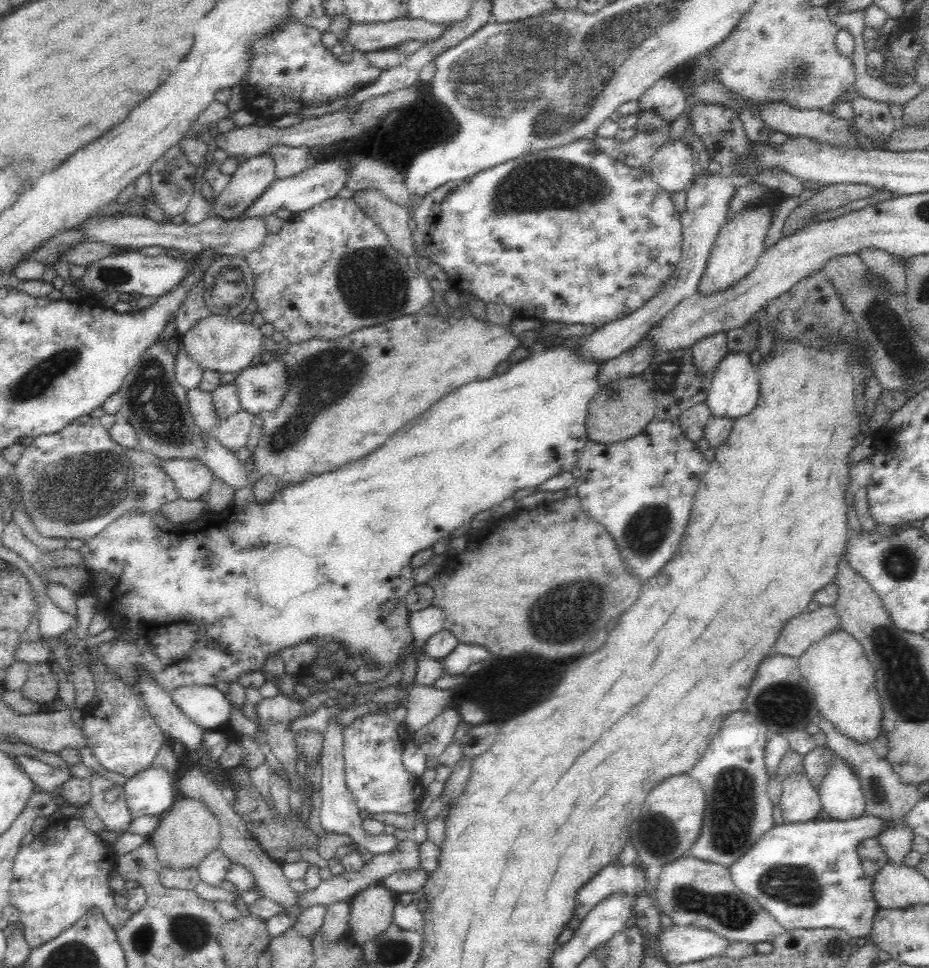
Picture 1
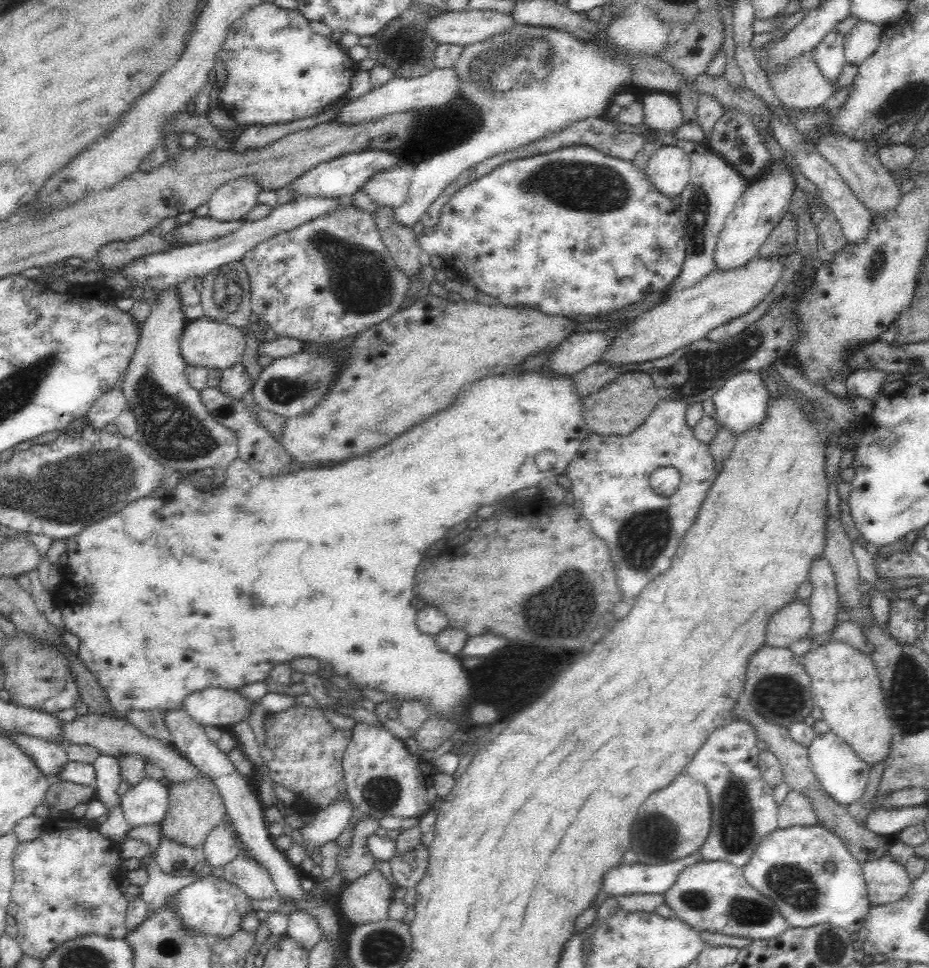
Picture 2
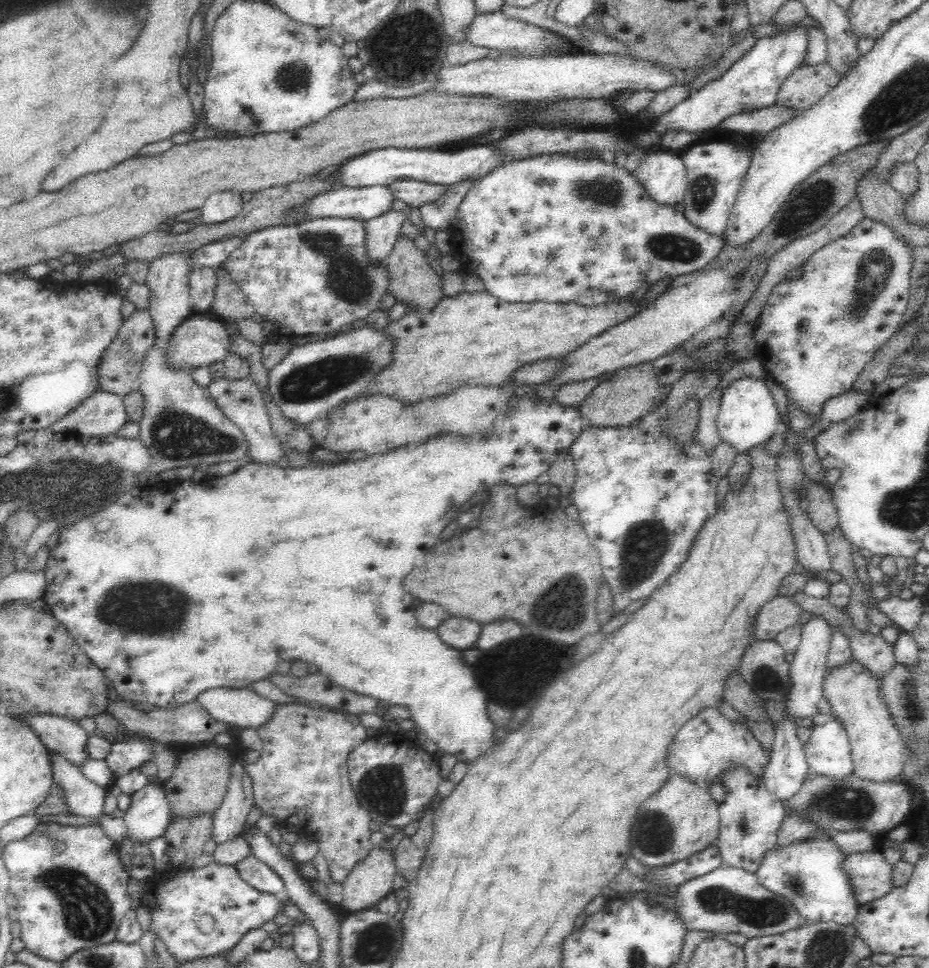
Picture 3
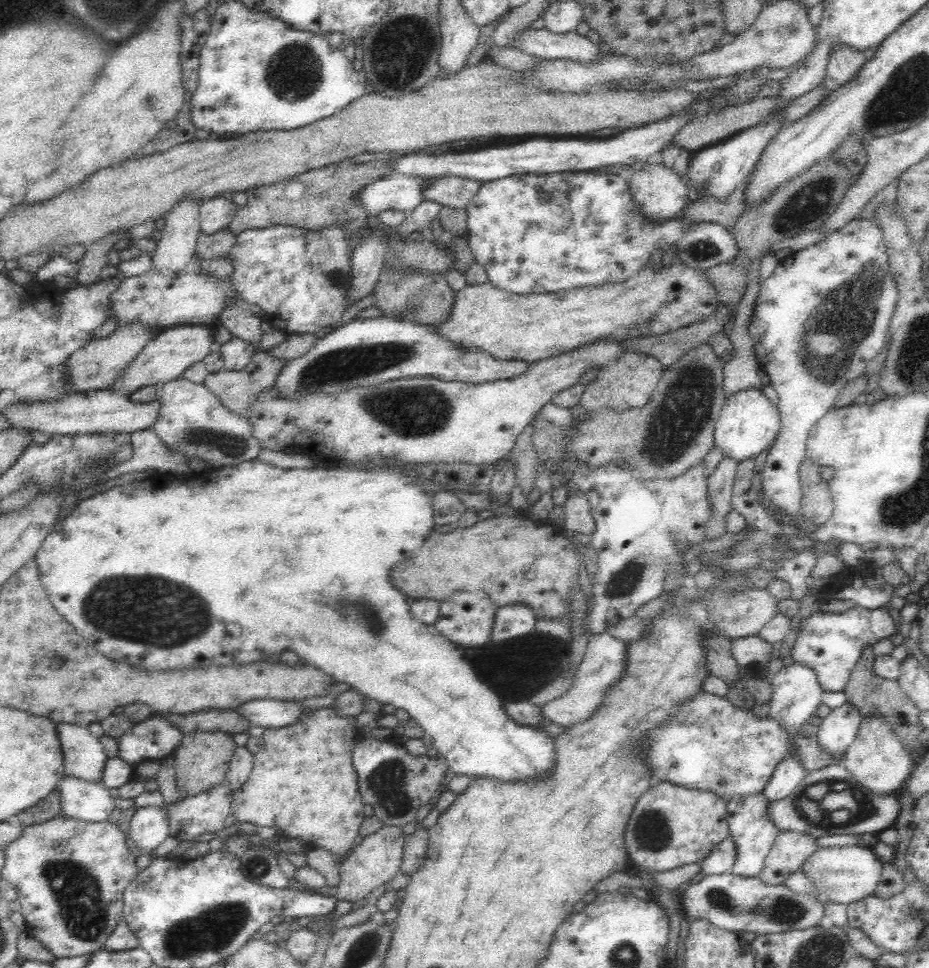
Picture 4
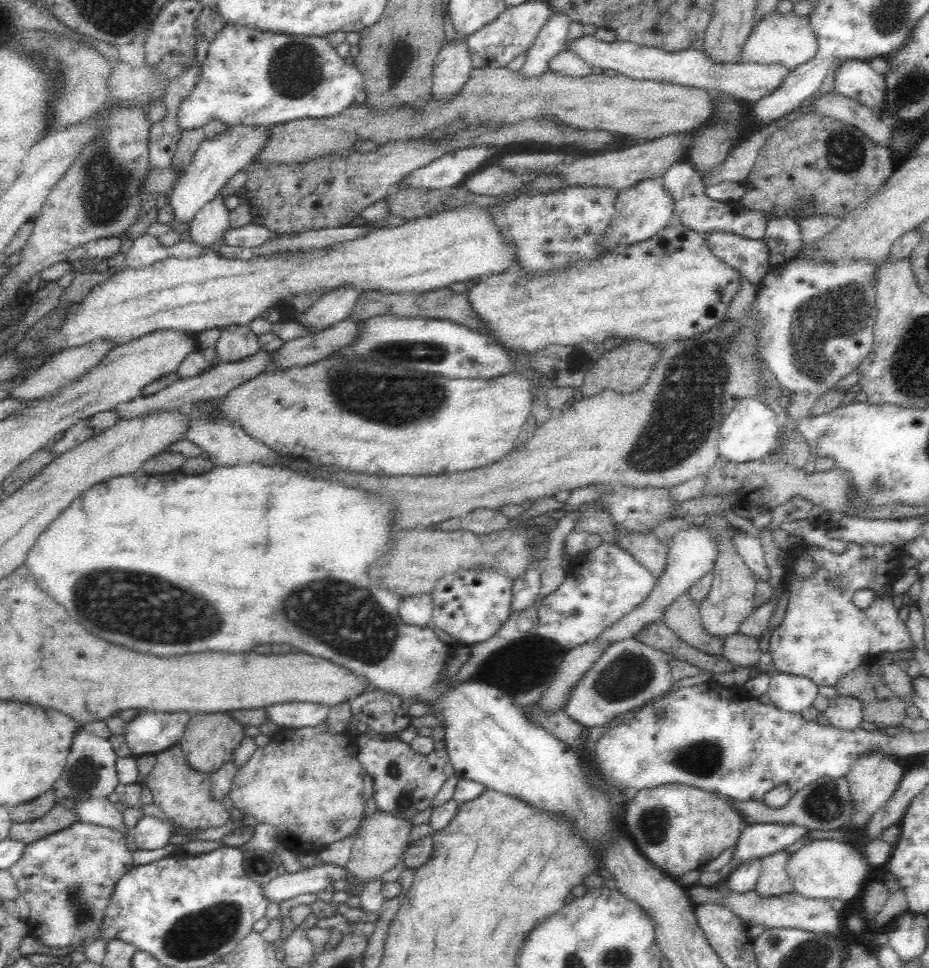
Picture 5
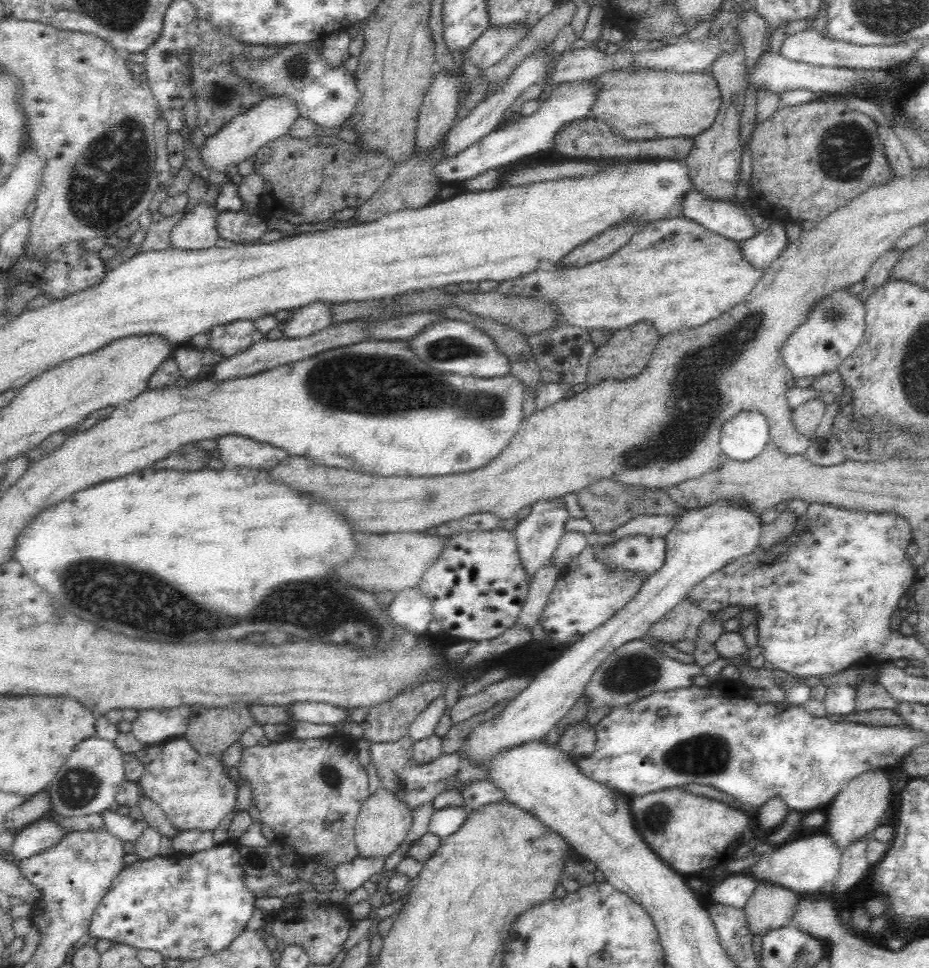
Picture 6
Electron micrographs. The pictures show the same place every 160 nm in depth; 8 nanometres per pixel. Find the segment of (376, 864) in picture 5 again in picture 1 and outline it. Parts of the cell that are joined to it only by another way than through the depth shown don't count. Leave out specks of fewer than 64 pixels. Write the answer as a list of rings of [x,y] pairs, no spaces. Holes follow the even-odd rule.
[[[383,884],[372,885],[355,894],[350,899],[349,920],[355,944],[361,948],[364,943],[378,939],[384,931],[387,931],[393,923],[395,904],[394,894]]]

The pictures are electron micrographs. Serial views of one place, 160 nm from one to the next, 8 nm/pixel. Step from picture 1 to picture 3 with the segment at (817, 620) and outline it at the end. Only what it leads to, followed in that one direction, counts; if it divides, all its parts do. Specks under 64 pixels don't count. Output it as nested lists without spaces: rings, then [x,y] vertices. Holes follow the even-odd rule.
[[[776,596],[774,600],[770,600],[770,602],[766,602],[766,604],[762,605],[759,608],[758,620],[756,620],[756,624],[754,628],[754,640],[758,641],[768,641],[775,640],[777,636],[790,629],[791,627],[801,626],[801,613],[802,609],[798,607],[798,603],[794,601],[791,597],[786,596]]]

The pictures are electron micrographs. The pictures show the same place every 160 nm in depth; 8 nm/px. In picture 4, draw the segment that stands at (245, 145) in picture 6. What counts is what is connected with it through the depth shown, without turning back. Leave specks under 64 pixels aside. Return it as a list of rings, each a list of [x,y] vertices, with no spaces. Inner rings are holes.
[[[182,199],[172,212],[168,213],[164,219],[166,226],[162,231],[160,240],[157,241],[156,248],[152,252],[152,269],[158,273],[172,271],[181,273],[193,266],[192,260],[195,256],[198,237],[201,235],[200,223],[200,199]]]

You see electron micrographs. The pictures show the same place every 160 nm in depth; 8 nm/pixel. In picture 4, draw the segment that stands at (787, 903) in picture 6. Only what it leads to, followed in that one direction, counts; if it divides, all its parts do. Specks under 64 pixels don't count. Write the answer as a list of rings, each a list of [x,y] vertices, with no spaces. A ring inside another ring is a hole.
[[[780,831],[779,836],[765,858],[765,865],[759,877],[766,884],[782,885],[784,878],[804,864],[804,861],[818,848],[816,837],[802,832]]]

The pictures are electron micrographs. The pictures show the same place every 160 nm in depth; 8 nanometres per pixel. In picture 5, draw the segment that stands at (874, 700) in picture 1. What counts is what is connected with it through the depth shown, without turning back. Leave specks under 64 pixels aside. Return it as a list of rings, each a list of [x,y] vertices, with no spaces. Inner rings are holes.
[[[872,750],[872,752],[860,754],[858,760],[854,760],[854,764],[852,764],[846,776],[849,782],[849,790],[851,790],[853,796],[853,806],[855,806],[855,811],[851,814],[850,827],[858,830],[865,827],[872,815],[879,808],[882,808],[896,792],[906,771],[907,769],[900,762],[900,758],[891,754],[882,754],[877,750],[876,752]]]

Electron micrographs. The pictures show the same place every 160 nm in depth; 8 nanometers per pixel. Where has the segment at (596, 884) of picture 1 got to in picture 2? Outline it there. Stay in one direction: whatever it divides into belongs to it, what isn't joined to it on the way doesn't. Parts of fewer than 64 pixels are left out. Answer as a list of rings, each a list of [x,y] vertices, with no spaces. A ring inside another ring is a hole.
[[[696,851],[684,858],[664,864],[621,863],[602,876],[599,890],[613,897],[629,894],[664,894],[674,884],[678,872],[696,860],[702,860]]]

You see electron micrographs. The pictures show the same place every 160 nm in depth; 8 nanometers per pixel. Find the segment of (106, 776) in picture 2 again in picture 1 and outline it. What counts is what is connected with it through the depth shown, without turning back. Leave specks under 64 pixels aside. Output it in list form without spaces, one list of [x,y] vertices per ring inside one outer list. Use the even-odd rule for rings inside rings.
[[[96,773],[91,782],[91,806],[109,831],[128,831],[133,816],[127,805],[123,786],[112,783],[108,778]]]

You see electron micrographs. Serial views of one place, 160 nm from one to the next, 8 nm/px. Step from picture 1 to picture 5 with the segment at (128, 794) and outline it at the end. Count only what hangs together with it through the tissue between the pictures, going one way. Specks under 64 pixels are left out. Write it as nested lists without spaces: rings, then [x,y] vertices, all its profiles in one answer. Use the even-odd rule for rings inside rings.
[[[142,816],[135,826],[134,839],[138,849],[156,850],[167,846],[172,834],[166,822],[153,816]]]

